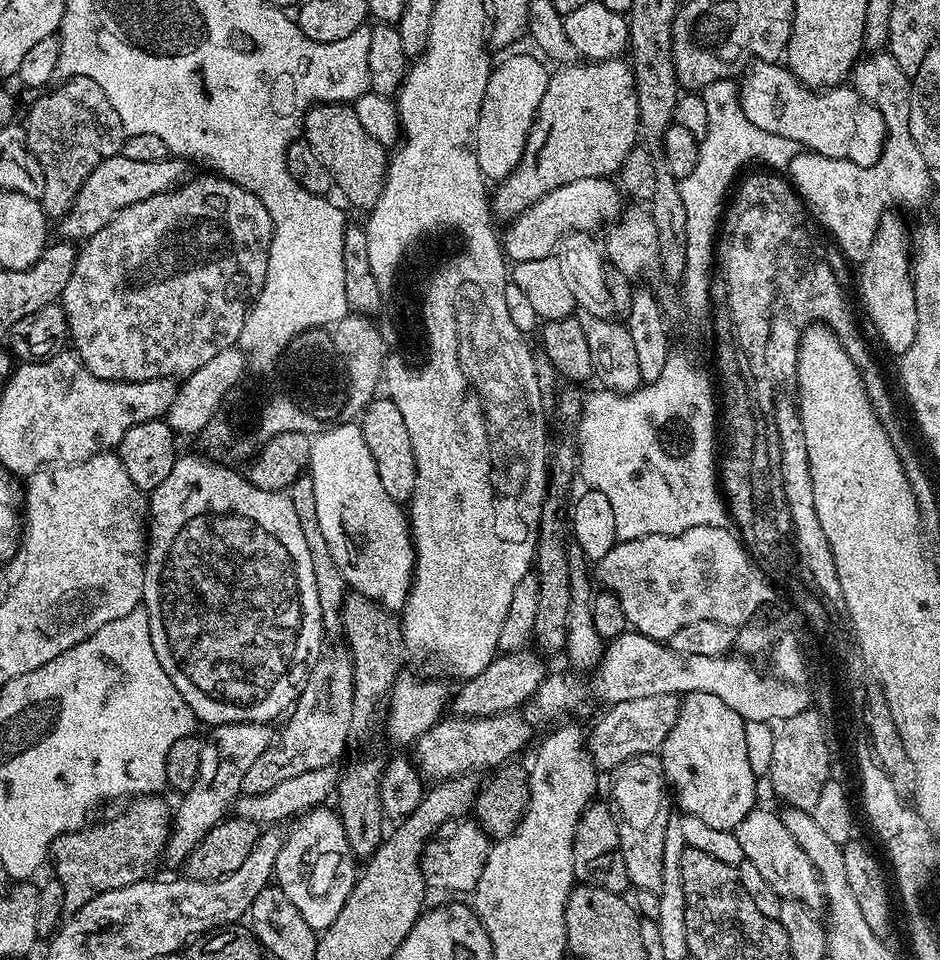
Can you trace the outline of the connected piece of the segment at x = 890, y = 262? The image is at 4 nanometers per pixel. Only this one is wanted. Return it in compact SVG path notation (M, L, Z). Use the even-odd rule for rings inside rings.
M886 214L880 219L874 242L870 246L868 255L864 257L860 268L860 296L864 299L864 308L880 335L880 340L895 354L903 354L910 350L910 342L914 342L914 330L918 326L918 314L914 306L914 290L912 289L912 264L910 263L910 240L904 224L893 214Z

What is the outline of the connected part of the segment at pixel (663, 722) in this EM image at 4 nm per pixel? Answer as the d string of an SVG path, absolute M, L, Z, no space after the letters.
M653 694L651 698L630 698L630 702L618 702L607 709L608 713L587 733L586 747L588 755L597 769L615 770L622 762L635 756L647 756L659 753L662 742L666 740L674 722L678 718L681 697L674 694Z

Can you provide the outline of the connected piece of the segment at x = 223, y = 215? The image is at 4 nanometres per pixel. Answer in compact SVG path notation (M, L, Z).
M219 174L207 175L208 176L196 176L193 180L191 180L191 178L185 179L179 186L173 187L167 192L154 194L154 198L146 198L142 202L134 202L132 206L126 206L126 210L122 210L113 220L106 222L106 226L102 226L102 230L98 230L98 234L94 234L88 240L83 241L82 247L77 251L76 265L70 274L70 282L66 282L66 288L60 295L59 303L62 305L65 318L68 320L68 336L70 337L70 344L73 344L71 347L74 349L75 355L79 356L80 361L86 366L86 370L90 370L90 374L94 374L103 380L125 380L126 382L186 378L194 370L206 366L206 362L210 361L210 358L217 357L219 353L227 348L233 347L233 345L239 341L240 331L246 322L248 310L252 307L252 301L255 300L257 294L262 290L262 286L266 282L268 251L270 250L270 242L272 241L272 223L270 222L270 214L266 210L266 206L262 206L262 202L255 194L247 192L241 184L234 184L232 181L224 179L224 177Z

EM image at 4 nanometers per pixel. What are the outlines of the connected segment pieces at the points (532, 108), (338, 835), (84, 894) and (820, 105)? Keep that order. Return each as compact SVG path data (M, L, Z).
M508 56L501 64L499 61L493 67L486 82L486 94L482 98L482 110L478 114L474 147L478 166L489 181L503 180L505 176L512 175L512 171L520 165L550 75L549 69L544 69L545 61L540 60L535 60L532 56Z
M317 806L291 825L293 828L286 832L276 855L274 869L275 883L294 902L302 918L317 930L329 928L338 918L338 910L342 910L358 875L358 860L352 855L346 830L339 815L329 808Z
M153 794L131 801L132 816L128 812L121 814L109 824L100 824L97 828L85 826L78 832L62 834L50 849L50 864L56 867L55 879L64 888L64 911L76 912L90 898L98 898L106 890L130 886L141 879L142 872L136 863L144 864L156 851L165 847L170 831L169 821L164 821L164 804L159 795Z
M756 62L743 73L738 95L740 108L754 126L793 140L807 151L848 160L863 168L877 164L884 153L886 129L882 114L851 86L816 91L801 84L783 63Z

